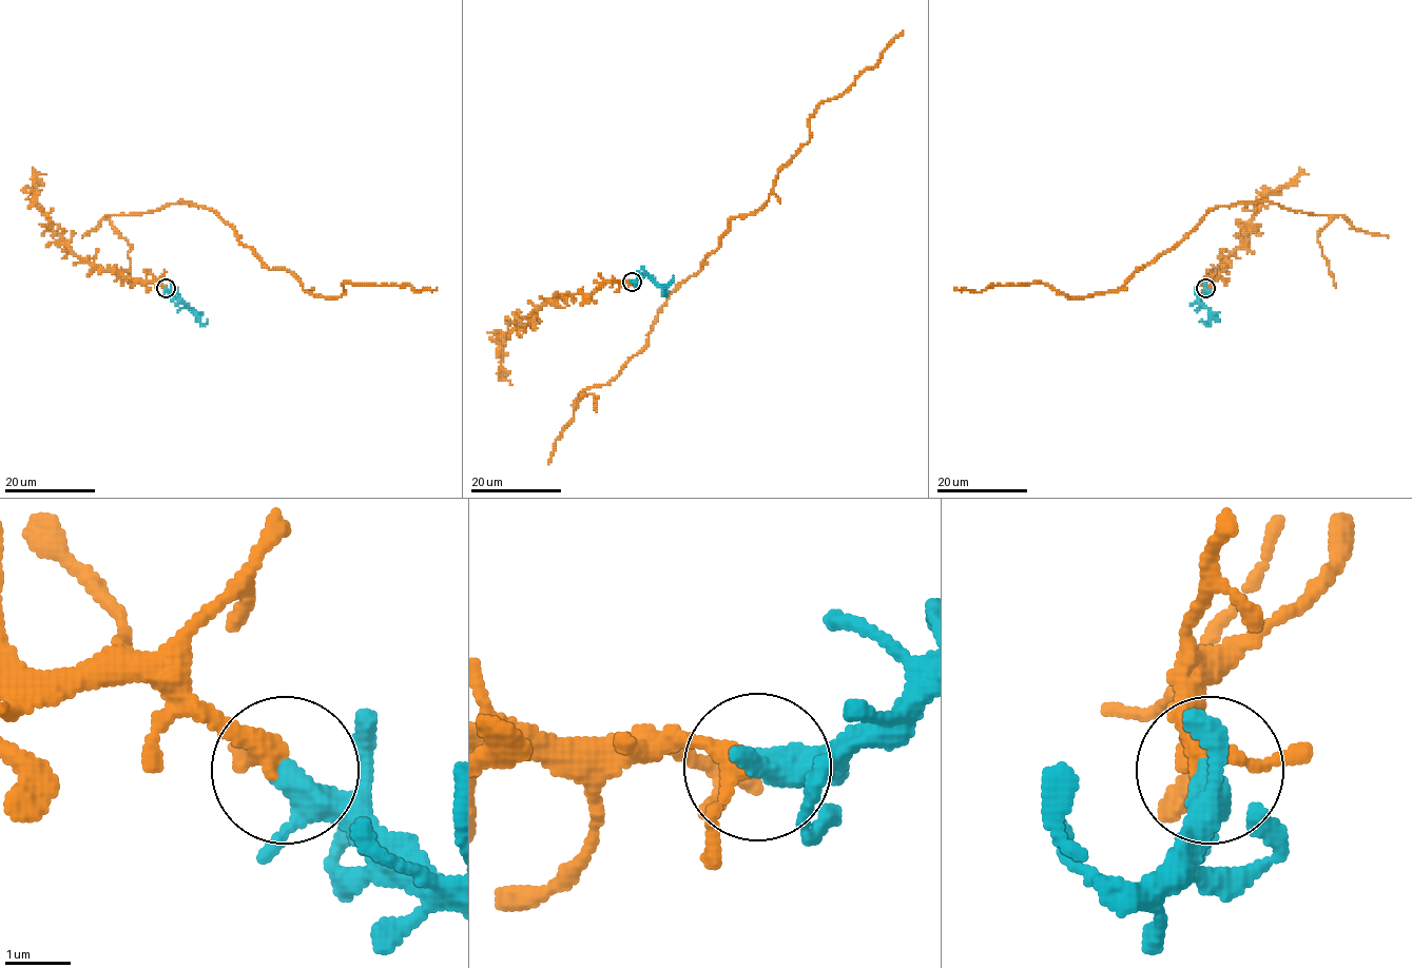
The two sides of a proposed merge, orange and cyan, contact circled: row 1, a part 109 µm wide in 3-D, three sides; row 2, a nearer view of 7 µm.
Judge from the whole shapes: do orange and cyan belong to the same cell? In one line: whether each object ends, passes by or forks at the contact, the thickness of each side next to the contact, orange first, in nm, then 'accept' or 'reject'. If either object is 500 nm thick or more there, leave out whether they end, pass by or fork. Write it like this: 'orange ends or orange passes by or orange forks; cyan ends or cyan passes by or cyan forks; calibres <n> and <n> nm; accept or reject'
orange passes by; cyan passes by; calibres 280 and 360 nm; accept

